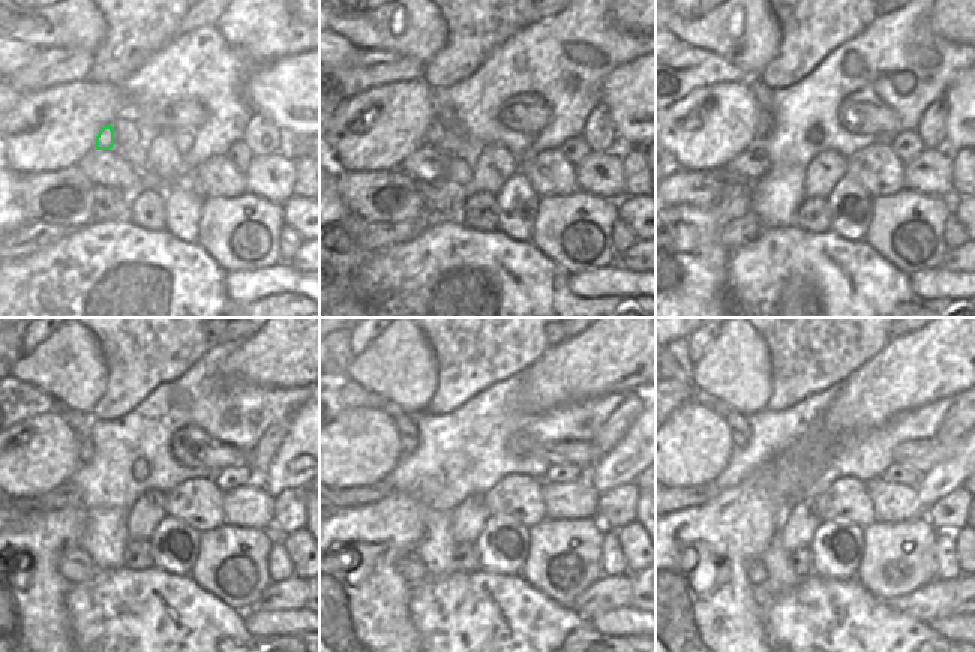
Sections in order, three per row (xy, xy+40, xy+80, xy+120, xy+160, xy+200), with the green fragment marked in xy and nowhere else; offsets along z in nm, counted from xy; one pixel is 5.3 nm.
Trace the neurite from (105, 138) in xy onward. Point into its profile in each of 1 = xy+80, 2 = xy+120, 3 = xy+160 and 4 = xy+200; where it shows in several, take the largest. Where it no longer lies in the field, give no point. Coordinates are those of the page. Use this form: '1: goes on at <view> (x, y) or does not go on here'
1: goes on at xy+80 (762, 95)
2: goes on at xy+120 (81, 424)
3: goes on at xy+160 (405, 424)
4: goes on at xy+200 (738, 426)

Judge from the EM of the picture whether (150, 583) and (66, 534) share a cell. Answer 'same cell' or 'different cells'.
different cells

